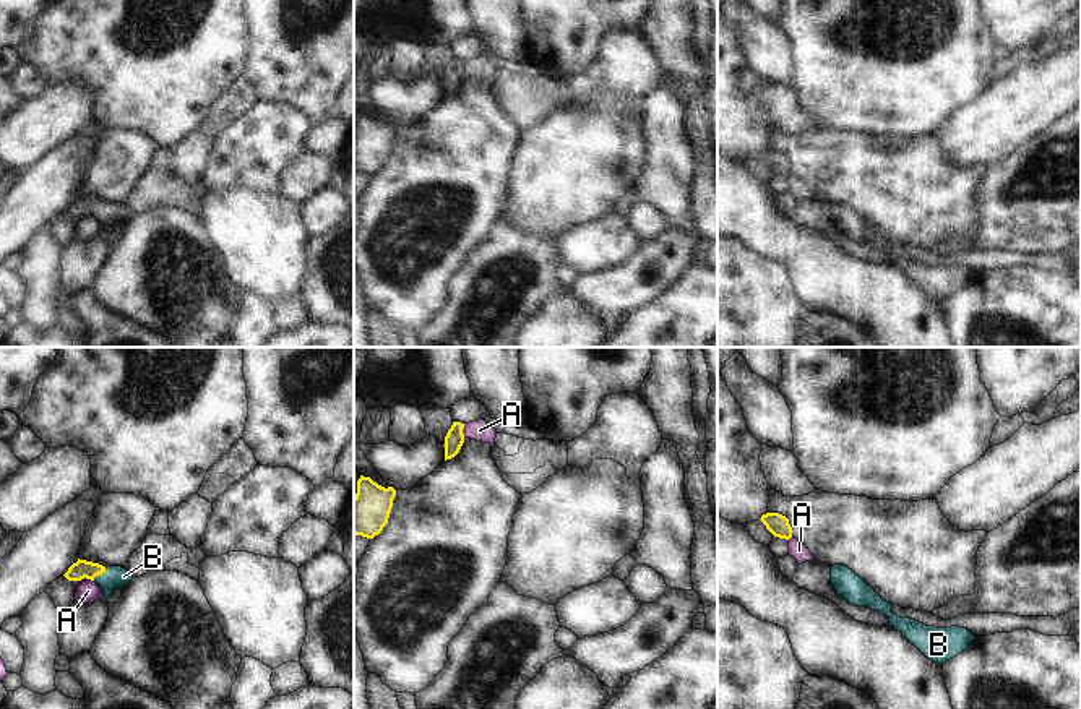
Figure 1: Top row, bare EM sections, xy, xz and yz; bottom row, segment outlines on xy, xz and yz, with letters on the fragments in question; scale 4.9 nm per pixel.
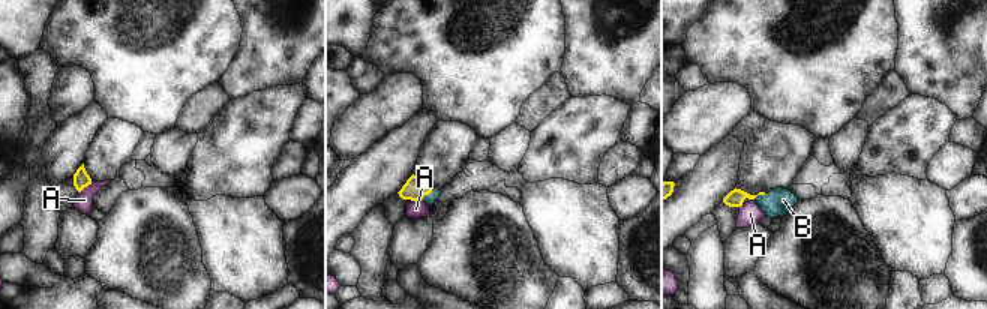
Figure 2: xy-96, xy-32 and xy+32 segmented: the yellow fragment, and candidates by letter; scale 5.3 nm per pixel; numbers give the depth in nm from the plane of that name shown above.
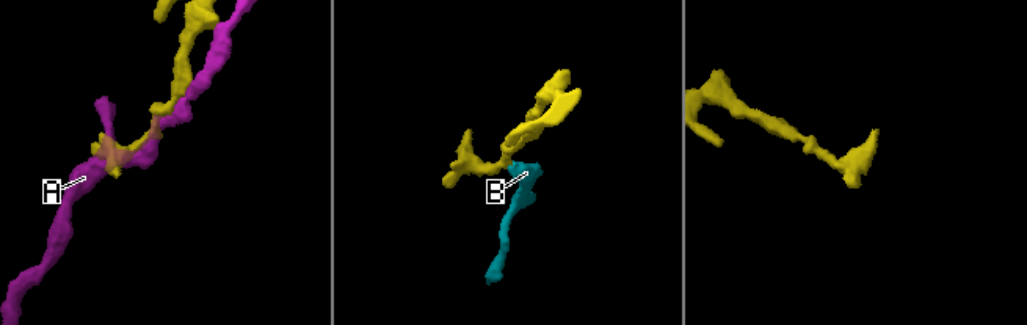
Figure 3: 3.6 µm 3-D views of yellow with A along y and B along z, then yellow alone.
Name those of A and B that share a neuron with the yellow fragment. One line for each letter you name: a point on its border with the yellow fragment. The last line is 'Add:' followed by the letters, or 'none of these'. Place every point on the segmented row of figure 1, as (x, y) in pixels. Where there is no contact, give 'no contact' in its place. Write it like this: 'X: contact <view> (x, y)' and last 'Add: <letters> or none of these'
B: contact xy (99, 573)
Add: B

